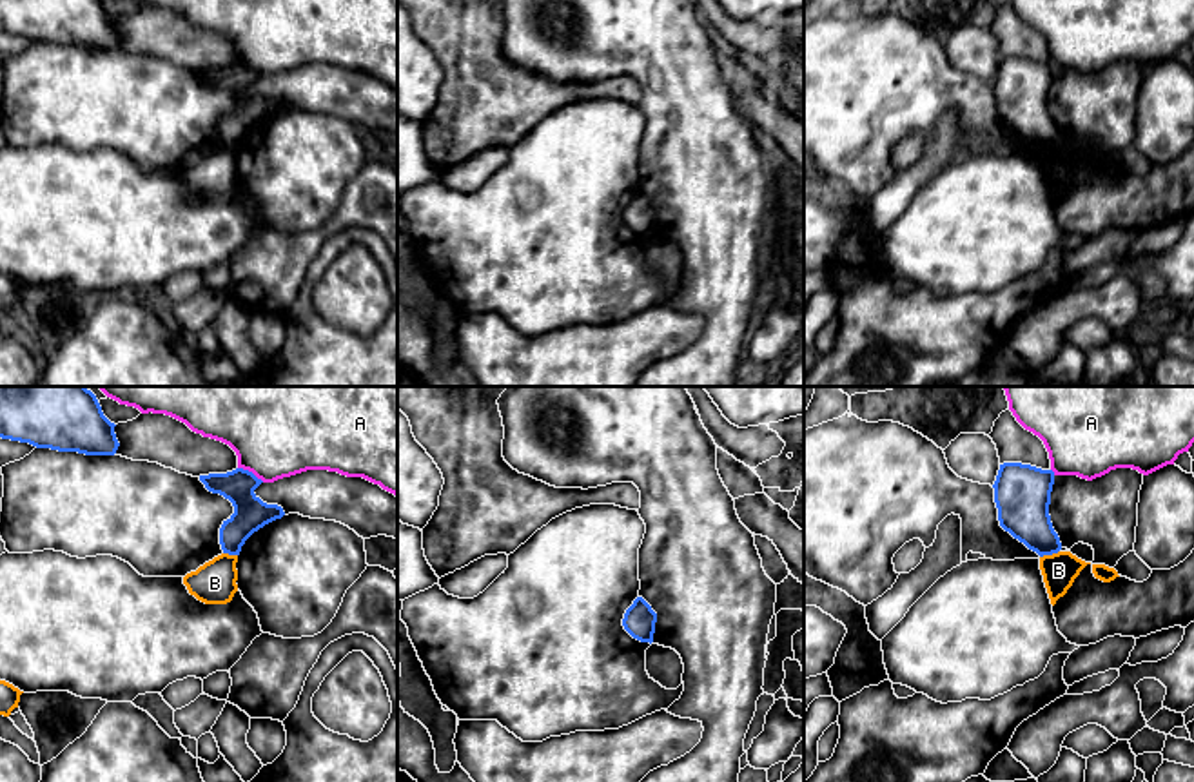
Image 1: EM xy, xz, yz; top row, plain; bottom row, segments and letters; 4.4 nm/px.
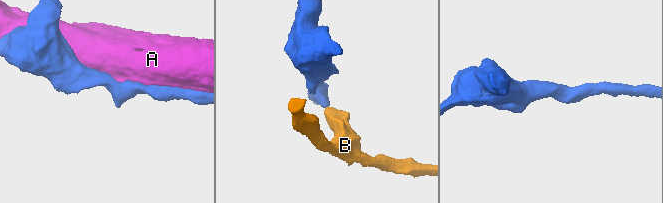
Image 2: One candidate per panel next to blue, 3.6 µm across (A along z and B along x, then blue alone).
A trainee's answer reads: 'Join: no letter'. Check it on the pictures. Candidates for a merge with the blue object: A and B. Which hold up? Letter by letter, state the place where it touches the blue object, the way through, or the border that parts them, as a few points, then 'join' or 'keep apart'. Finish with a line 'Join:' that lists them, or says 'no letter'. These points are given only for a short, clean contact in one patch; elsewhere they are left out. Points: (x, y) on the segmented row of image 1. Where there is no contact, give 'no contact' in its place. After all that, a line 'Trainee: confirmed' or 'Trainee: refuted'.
A: meets blue in xy at (251, 472); keep apart
B: meets blue in yz at (1049, 554); border along yz (1058, 550), (1040, 557); keep apart
Join: no letter
Trainee: confirmed

